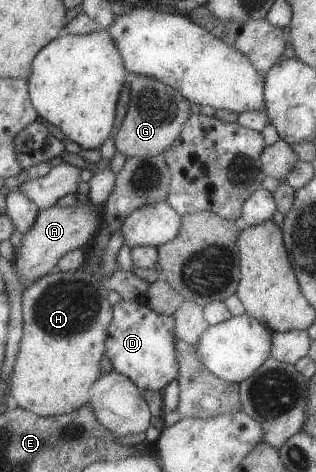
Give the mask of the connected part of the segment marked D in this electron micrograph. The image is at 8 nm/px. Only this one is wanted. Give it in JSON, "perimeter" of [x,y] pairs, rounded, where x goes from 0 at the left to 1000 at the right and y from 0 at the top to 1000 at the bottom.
{"perimeter":[[[453,631],[383,633],[354,648],[354,667],[326,729],[358,784],[418,807],[443,831],[513,831],[522,816],[560,803],[563,794],[551,678],[538,669],[487,663]]]}

